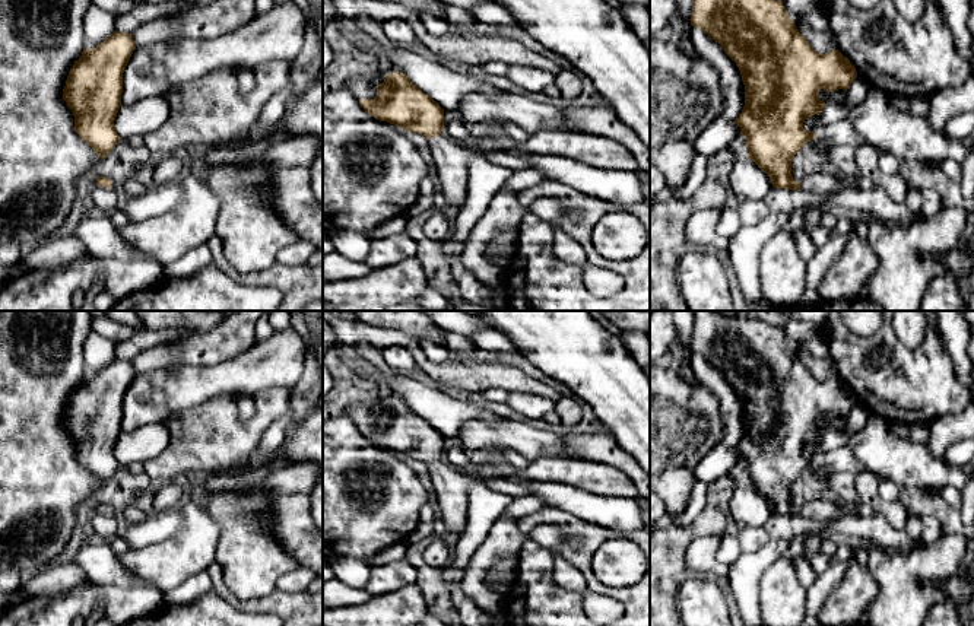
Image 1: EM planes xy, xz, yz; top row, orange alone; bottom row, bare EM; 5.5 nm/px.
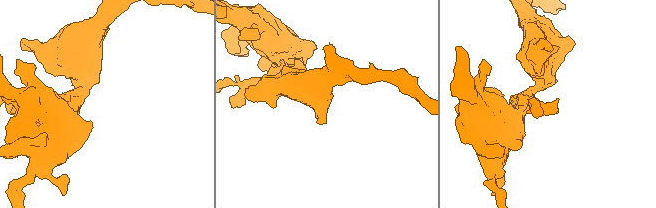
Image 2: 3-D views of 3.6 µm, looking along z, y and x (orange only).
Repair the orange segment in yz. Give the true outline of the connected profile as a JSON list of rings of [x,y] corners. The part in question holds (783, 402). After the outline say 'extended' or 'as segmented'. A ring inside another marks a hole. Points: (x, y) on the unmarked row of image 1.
[[[692,311],[694,312],[694,324],[692,324],[692,343],[691,343],[691,352],[695,355],[702,356],[708,363],[711,363],[716,369],[718,369],[724,379],[736,390],[736,393],[740,397],[742,409],[745,411],[745,433],[739,444],[735,447],[735,449],[740,454],[740,461],[745,463],[746,474],[748,474],[748,484],[753,487],[771,506],[771,511],[774,515],[787,515],[787,517],[797,517],[803,515],[810,519],[822,521],[822,522],[834,522],[837,519],[844,518],[850,514],[860,514],[863,511],[853,511],[840,502],[837,502],[834,498],[822,498],[816,499],[810,503],[806,503],[802,509],[797,509],[791,503],[791,486],[794,482],[810,467],[815,465],[816,460],[808,458],[803,455],[803,449],[806,445],[812,442],[819,442],[827,430],[818,425],[818,420],[821,416],[827,419],[834,419],[838,416],[847,417],[853,407],[857,404],[856,394],[850,390],[847,384],[844,384],[838,376],[829,378],[827,381],[818,381],[806,368],[806,365],[799,359],[796,355],[793,344],[790,344],[786,339],[786,334],[781,327],[771,325],[765,318],[751,318],[746,314],[732,314],[729,311]]] | extended

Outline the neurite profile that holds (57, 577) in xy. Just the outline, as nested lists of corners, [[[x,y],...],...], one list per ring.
[[[54,562],[34,573],[23,575],[18,592],[22,597],[44,595],[67,591],[88,579],[86,572],[73,562]]]

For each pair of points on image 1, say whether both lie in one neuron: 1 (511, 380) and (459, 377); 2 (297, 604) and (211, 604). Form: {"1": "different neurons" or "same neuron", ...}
{"1": "same neuron", "2": "different neurons"}

